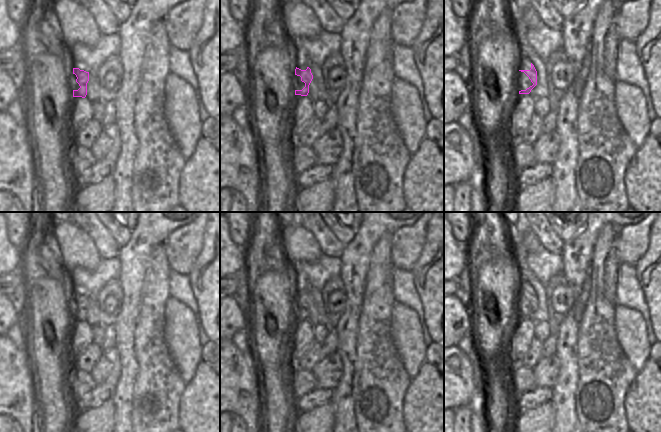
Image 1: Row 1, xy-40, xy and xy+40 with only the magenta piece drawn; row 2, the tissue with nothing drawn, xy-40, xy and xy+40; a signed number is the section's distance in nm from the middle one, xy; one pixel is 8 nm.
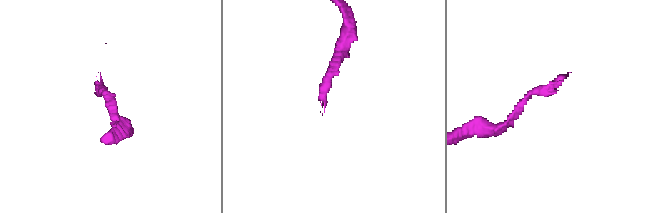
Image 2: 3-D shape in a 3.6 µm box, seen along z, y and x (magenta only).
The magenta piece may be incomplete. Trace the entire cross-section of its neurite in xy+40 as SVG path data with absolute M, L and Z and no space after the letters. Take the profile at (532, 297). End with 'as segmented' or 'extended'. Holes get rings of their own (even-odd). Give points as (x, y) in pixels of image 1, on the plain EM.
M531 287L530 294L519 294L517 297L517 313L519 318L529 318L537 309L537 295Z; extended

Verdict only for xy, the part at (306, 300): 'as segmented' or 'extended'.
extended

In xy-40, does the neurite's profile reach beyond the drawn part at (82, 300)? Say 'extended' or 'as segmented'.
extended

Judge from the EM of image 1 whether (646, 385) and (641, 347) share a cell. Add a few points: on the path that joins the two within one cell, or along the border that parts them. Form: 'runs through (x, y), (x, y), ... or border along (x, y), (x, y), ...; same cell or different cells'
border along (648, 357), (637, 372); different cells

